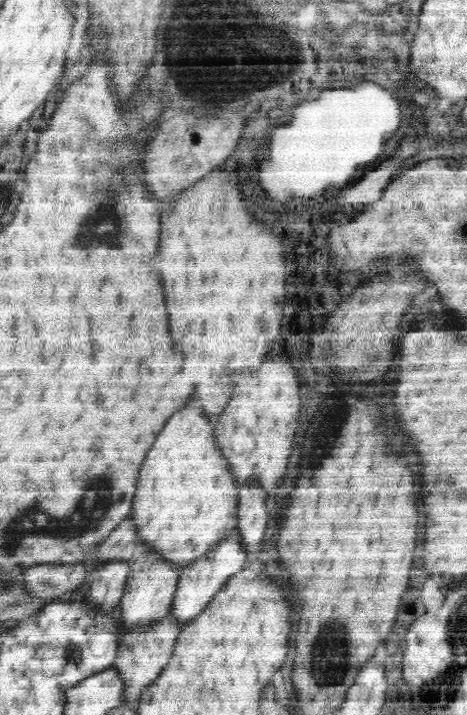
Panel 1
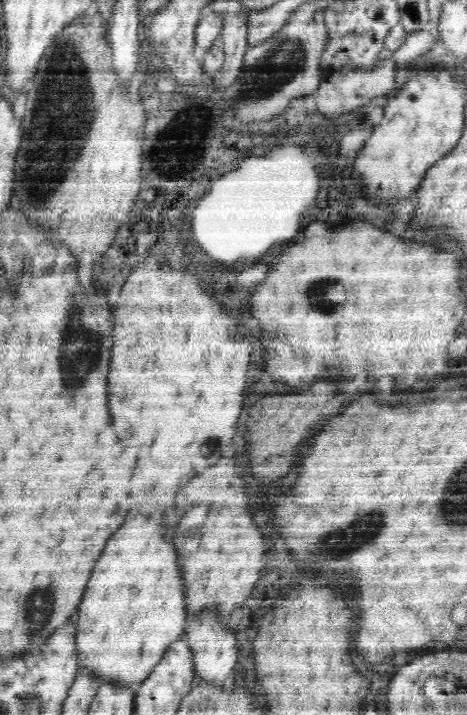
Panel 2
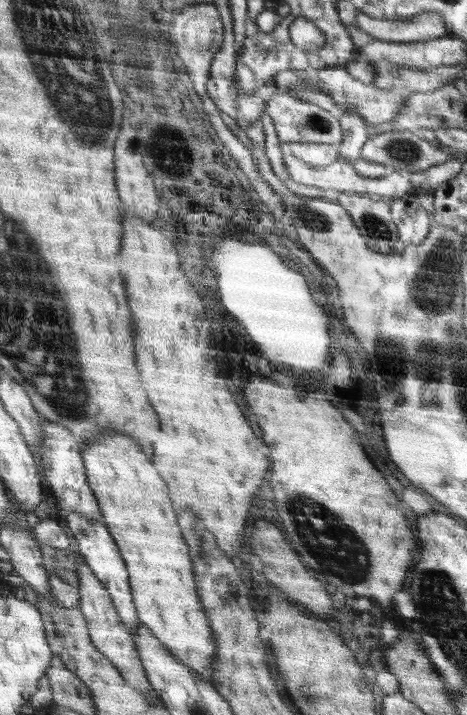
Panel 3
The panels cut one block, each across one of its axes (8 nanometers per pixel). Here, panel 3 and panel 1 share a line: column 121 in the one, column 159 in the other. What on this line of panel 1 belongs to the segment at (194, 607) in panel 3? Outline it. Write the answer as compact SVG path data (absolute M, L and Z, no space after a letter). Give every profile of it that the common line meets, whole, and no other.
M190 400L166 422L164 430L156 438L156 444L148 452L140 470L129 516L139 528L142 548L151 548L182 572L184 567L205 555L216 543L234 534L238 524L239 493L240 488L230 471L230 462L224 458L214 439L214 424L202 412L202 406Z

